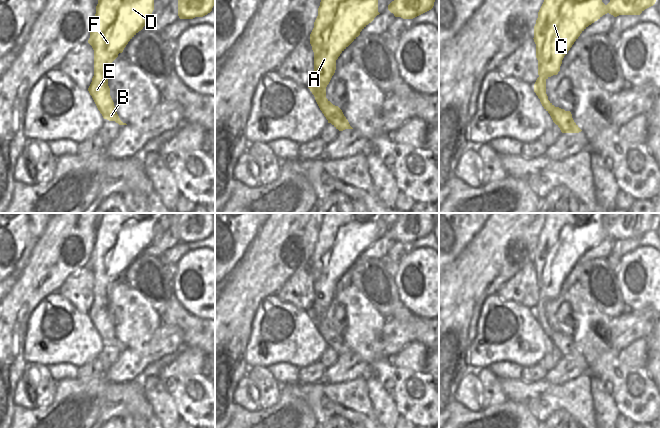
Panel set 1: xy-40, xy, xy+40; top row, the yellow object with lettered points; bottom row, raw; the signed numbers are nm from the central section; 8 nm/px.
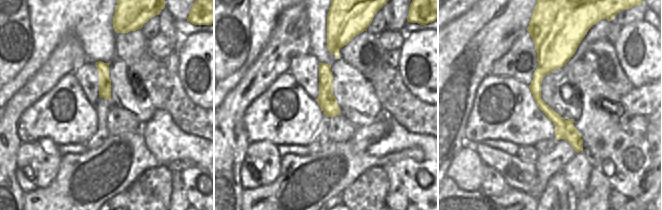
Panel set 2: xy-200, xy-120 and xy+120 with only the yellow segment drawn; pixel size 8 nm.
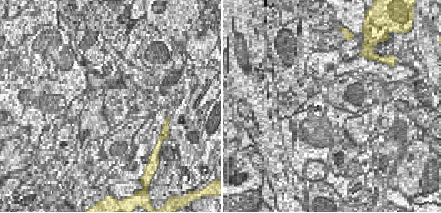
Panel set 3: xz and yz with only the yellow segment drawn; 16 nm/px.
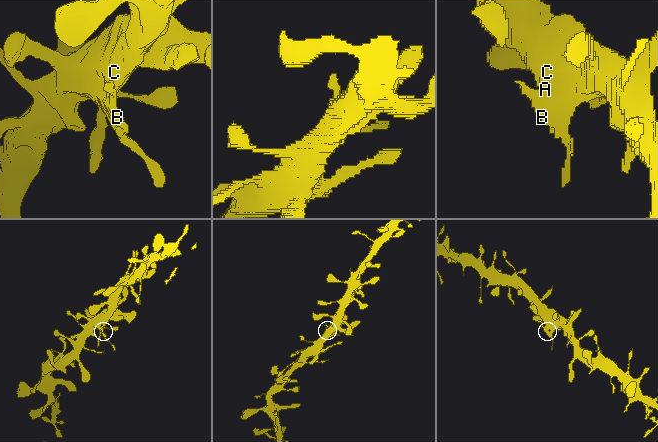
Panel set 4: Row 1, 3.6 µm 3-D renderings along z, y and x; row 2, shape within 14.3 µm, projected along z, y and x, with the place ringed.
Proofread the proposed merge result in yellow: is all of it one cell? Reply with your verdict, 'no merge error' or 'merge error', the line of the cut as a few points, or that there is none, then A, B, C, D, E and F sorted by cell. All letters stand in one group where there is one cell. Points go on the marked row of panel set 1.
merge error | xy (314, 74), (322, 74), (326, 86) | A C D F / B E

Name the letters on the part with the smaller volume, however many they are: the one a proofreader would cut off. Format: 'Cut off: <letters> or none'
Cut off: B, E

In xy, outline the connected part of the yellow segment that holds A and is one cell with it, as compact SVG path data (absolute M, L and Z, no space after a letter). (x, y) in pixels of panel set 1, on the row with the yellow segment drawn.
M321 0L310 34L314 75L323 74L326 86L340 54L379 15L378 0Z

